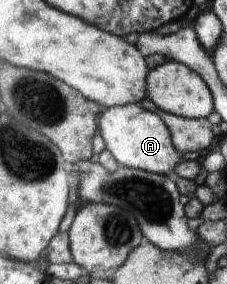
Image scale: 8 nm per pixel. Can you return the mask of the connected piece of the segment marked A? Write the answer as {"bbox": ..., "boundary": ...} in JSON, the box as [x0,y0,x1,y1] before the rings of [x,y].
{"bbox":[99,104,198,177],"boundary":[[[139,104],[108,107],[101,116],[99,132],[106,144],[106,150],[114,156],[119,165],[145,170],[151,173],[173,177],[174,168],[182,160],[192,161],[198,156],[192,152],[182,154],[174,148],[171,134],[162,118]]]}

